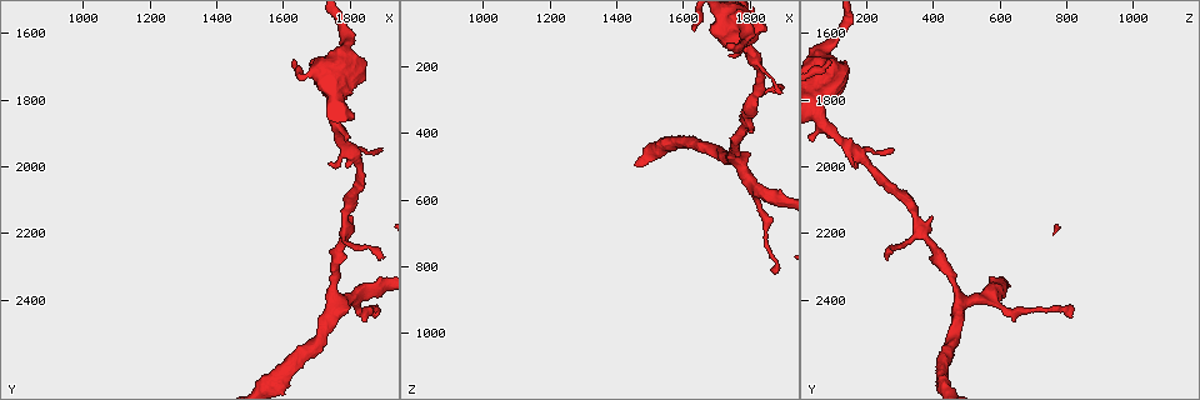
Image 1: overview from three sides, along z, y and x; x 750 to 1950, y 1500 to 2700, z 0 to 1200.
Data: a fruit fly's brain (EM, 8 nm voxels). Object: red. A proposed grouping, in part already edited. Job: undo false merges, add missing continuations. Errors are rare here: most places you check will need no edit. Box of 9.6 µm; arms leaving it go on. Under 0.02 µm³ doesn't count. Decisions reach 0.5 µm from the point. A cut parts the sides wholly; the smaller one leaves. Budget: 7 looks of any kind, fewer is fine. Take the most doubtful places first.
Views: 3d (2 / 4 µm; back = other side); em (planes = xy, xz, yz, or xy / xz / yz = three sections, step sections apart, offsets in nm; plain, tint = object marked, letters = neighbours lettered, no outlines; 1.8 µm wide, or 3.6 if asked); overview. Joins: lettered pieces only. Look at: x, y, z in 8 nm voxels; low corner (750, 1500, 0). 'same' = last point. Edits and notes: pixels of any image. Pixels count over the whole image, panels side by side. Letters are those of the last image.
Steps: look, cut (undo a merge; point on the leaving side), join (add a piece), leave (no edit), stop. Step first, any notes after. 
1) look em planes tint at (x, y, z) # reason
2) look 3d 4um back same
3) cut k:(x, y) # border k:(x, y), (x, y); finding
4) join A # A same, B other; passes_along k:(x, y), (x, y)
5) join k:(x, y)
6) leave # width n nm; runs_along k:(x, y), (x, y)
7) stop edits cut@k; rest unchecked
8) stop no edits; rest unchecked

look 3d 2um at (1630, 1680, 90) # tapers out

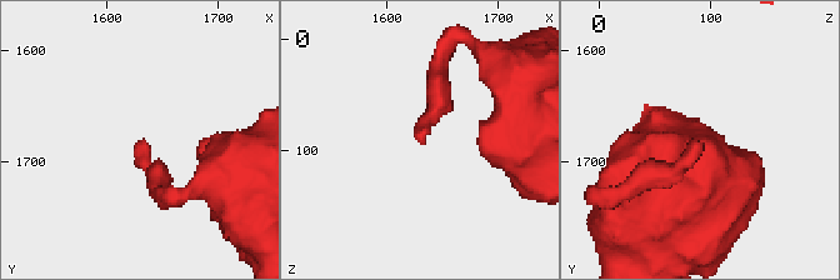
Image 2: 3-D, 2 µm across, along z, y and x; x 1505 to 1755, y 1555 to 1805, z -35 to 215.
look em planes letters at (1630, 1682, 92)

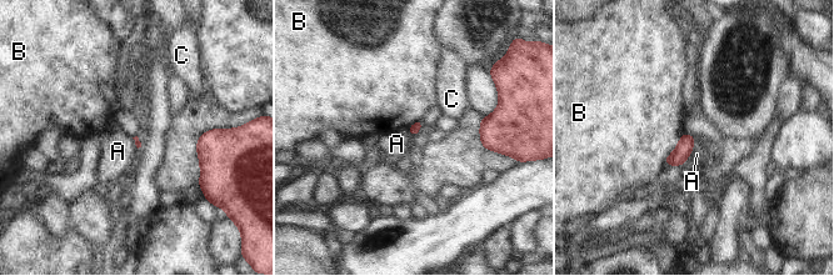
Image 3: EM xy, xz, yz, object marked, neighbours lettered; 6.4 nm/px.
leave # A other, B other, C other; border 3:(695, 139), (692, 152), (687, 157); no lettered piece goes on from it

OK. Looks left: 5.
look 3d 2um at (1730, 1990, 170)

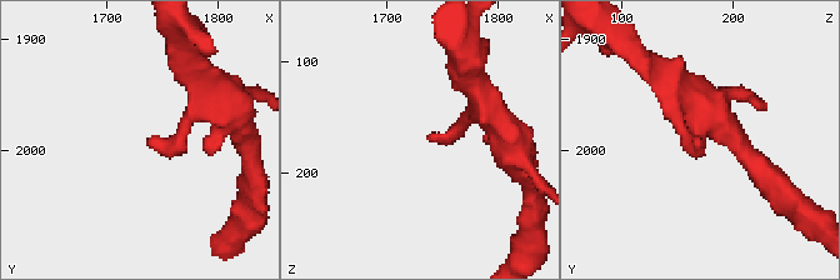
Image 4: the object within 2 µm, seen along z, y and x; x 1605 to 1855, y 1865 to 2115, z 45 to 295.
look em planes plain at (1736, 1988, 172)

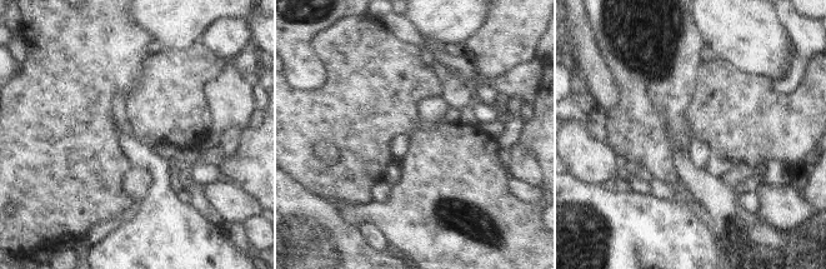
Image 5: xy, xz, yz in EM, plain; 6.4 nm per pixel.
look em planes letters same

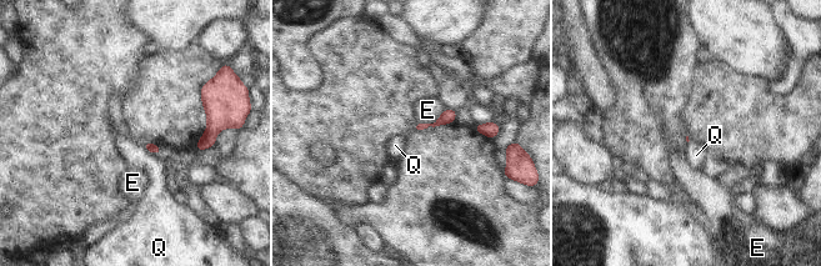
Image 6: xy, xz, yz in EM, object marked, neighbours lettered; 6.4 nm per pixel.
leave # E other, Q other; runs_along 6:(452, 114), (432, 125), (417, 128); none of them fits

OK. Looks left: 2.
stop no edits; rest unchecked

